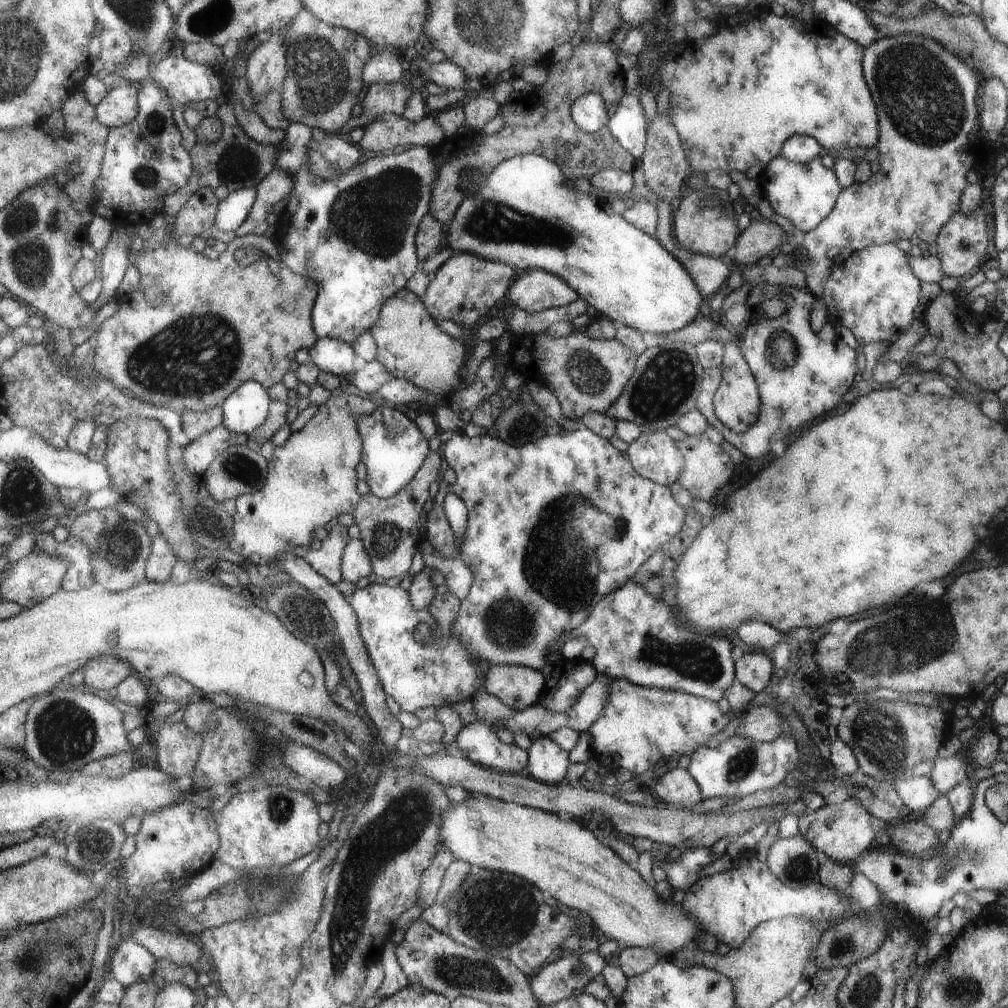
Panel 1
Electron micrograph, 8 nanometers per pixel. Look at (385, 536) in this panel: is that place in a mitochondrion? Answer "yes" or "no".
yes

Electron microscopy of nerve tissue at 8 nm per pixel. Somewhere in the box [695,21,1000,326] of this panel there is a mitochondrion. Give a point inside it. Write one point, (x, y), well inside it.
(921, 109)

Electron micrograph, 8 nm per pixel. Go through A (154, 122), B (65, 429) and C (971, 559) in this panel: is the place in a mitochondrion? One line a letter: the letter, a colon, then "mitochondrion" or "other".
A: mitochondrion
B: other
C: other

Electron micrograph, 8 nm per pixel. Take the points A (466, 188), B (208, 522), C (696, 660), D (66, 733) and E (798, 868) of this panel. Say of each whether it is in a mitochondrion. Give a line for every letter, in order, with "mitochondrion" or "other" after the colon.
A: mitochondrion
B: mitochondrion
C: mitochondrion
D: mitochondrion
E: mitochondrion

